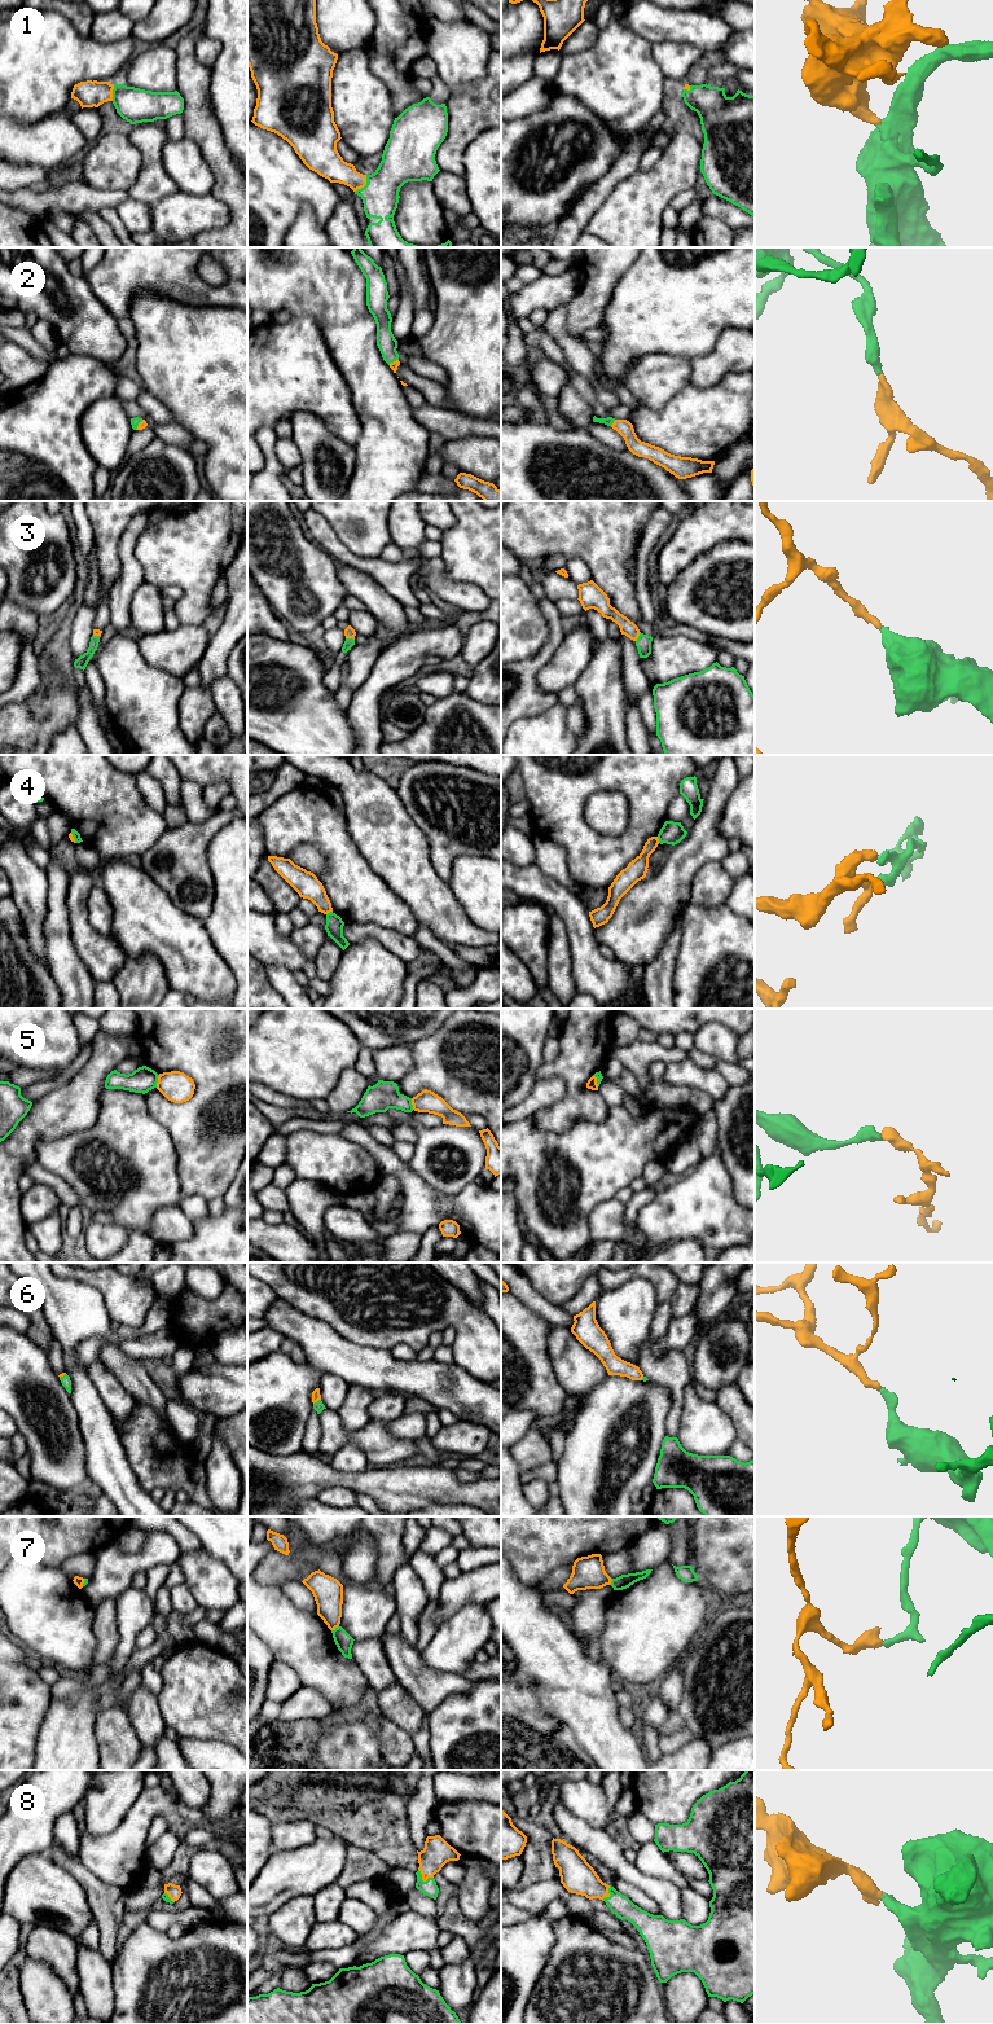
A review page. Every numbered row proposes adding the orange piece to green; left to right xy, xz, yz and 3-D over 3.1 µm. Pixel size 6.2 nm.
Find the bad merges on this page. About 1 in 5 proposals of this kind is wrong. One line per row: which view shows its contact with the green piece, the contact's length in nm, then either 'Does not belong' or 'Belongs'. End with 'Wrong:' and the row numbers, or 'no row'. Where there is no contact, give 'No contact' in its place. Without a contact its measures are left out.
1: Touches green in xz. Shared border 130 nm. Belongs
2: Touches green in yz. Shared border 50 nm. Belongs
3: Touches green in xz. Shared border 60 nm. Belongs
4: Touches green in xz. Shared border 50 nm. Does not belong
5: Touches green in xy. Shared border 80 nm. Does not belong
6: Touches green in xz. Shared border 60 nm. Belongs
7: Touches green in xz. Shared border 60 nm. Does not belong
8: Touches green in xz. Shared border 110 nm. Belongs
Wrong: 4, 5, 7

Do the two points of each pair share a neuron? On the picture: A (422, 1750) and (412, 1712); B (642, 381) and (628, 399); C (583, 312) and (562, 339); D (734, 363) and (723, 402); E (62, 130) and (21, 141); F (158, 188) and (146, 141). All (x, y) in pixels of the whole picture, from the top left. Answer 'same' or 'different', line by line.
A: different
B: different
C: different
D: different
E: same
F: same

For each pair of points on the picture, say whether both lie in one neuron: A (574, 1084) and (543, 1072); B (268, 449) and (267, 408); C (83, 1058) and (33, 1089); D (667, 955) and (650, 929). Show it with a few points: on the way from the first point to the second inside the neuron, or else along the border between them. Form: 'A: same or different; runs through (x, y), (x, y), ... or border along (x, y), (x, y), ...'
A: same; runs through (566, 1076), (562, 1072), (550, 1072)
B: different; border along (260, 426), (272, 427)
C: same; runs through (70, 1071), (61, 1080), (45, 1087)
D: different; border along (676, 921), (660, 951), (641, 970)

